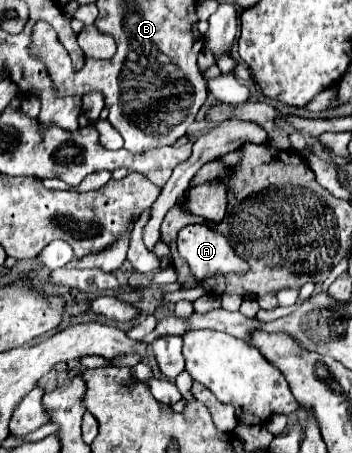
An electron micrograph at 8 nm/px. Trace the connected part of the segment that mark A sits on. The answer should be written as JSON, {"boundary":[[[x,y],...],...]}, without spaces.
{"boundary":[[[186,225],[186,227],[182,227],[178,231],[176,245],[178,245],[180,257],[188,263],[190,273],[196,277],[198,283],[204,281],[204,279],[208,279],[208,277],[212,277],[212,275],[216,275],[216,273],[220,273],[220,275],[228,275],[228,273],[244,275],[244,273],[250,271],[248,261],[242,259],[242,257],[238,257],[232,251],[232,247],[226,241],[226,237],[220,231],[216,231],[216,229],[208,227],[208,225]]]}

